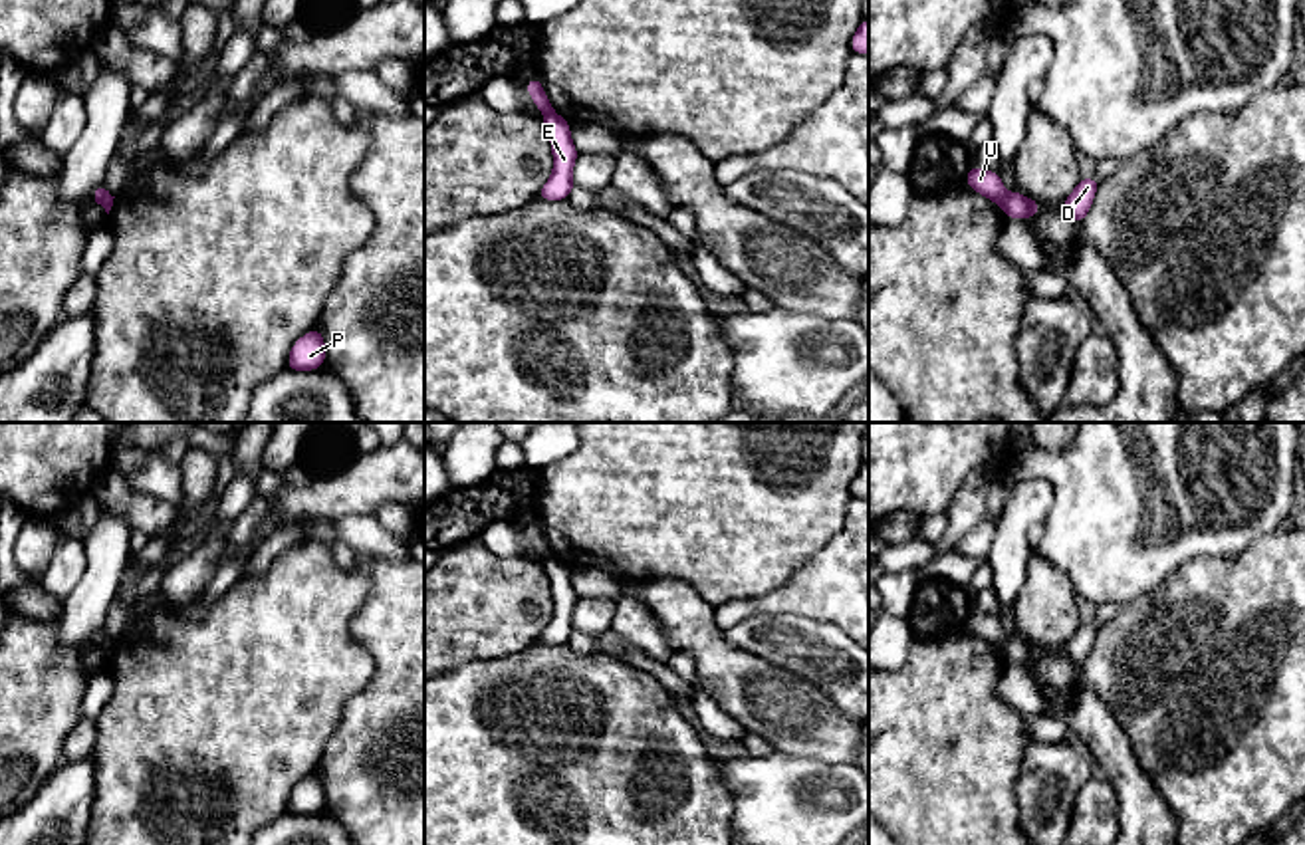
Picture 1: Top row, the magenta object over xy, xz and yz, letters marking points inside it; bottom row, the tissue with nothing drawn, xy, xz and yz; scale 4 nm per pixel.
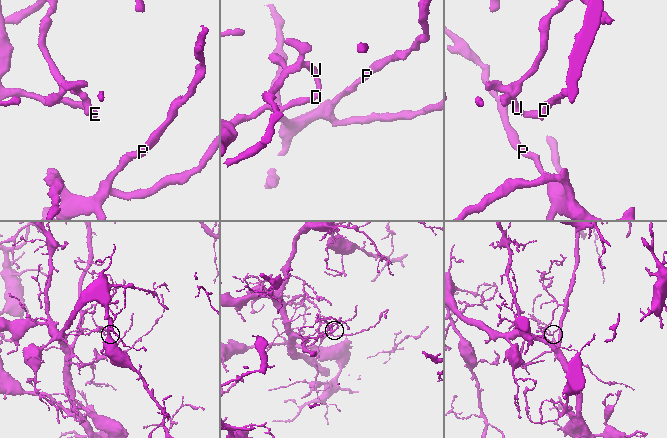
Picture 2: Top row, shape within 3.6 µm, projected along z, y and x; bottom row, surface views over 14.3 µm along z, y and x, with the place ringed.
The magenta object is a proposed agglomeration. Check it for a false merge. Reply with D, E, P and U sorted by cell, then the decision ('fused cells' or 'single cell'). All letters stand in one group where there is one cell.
D E P / U | fused cells

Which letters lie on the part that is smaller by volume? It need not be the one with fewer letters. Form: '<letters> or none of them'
U

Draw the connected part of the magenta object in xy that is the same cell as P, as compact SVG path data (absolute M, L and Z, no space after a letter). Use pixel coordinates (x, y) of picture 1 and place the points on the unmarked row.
M317 772L299 782L288 803L288 813L292 815L313 815L325 807L325 787Z

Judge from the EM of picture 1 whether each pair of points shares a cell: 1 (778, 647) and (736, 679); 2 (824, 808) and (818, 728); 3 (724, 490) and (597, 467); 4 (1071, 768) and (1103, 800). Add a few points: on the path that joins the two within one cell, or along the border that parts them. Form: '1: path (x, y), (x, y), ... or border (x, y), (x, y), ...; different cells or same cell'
1: border (722, 633), (732, 645), (786, 667), (804, 679); different cells
2: border (774, 748), (786, 754), (847, 764); different cells
3: path (693, 467), (629, 467); same cell
4: border (1093, 776), (1077, 796), (1069, 824); different cells

